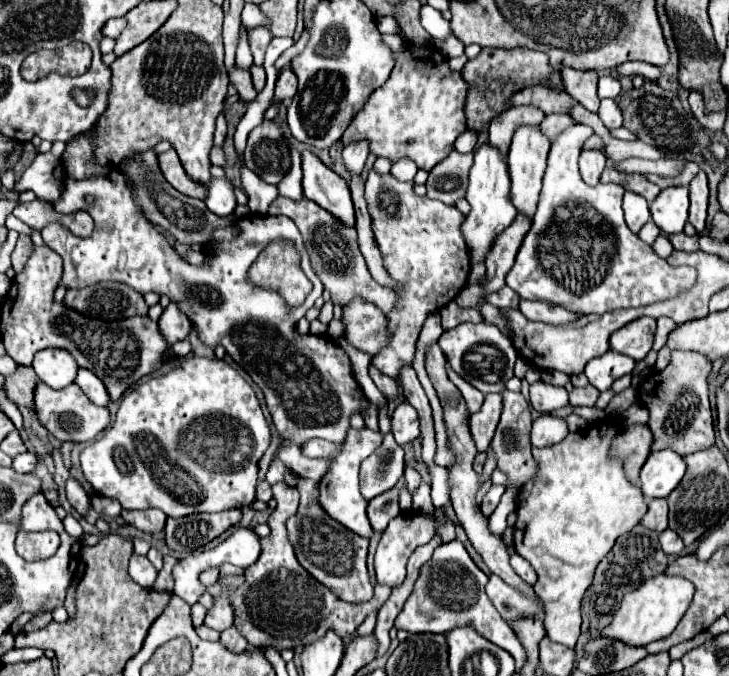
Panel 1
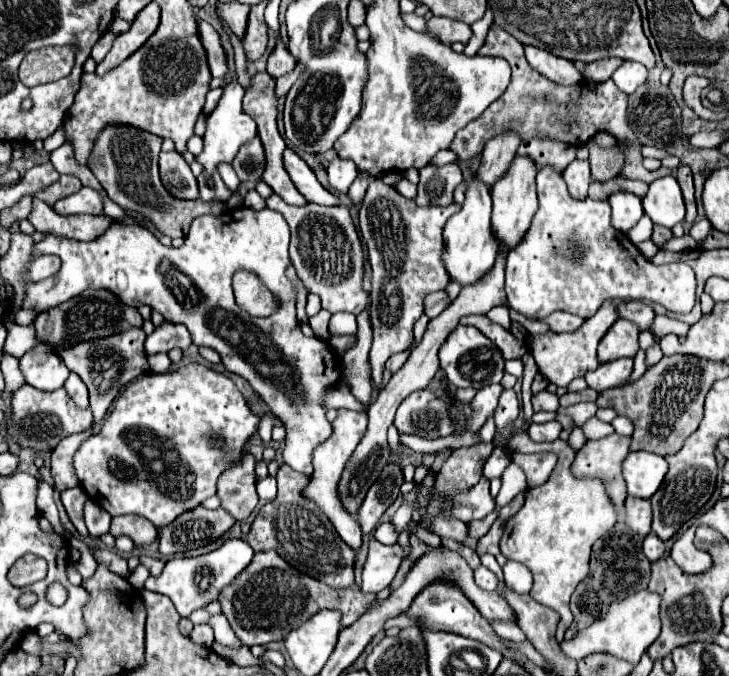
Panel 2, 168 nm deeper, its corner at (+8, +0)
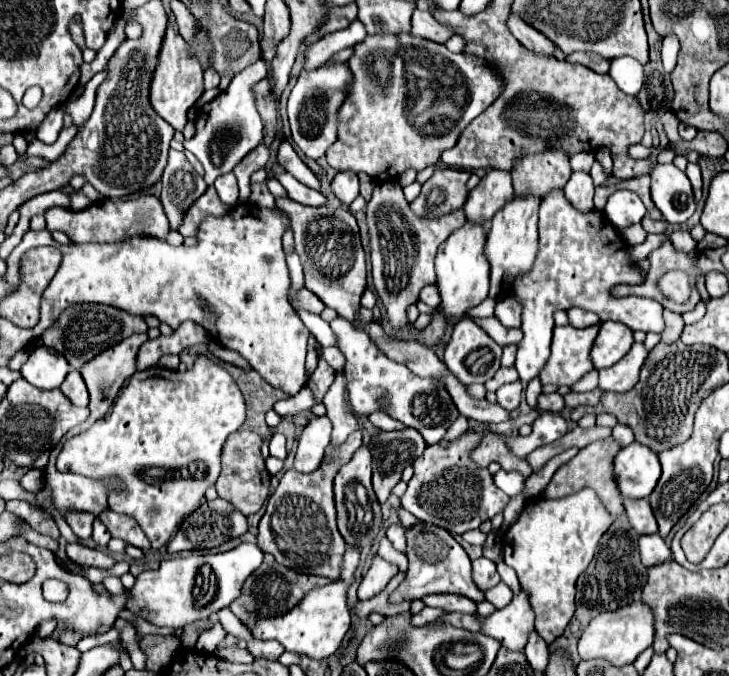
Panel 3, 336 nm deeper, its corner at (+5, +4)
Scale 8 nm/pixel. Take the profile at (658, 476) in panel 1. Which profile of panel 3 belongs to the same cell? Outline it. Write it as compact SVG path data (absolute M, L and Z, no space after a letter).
M637 442L617 452L613 468L617 488L625 498L647 498L661 476L657 454Z

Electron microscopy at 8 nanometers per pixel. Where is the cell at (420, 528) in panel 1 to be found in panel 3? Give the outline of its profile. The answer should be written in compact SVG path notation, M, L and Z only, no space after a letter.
M375 556L369 572L363 576L363 580L359 584L359 590L357 590L359 600L369 600L375 594L379 594L397 572L399 572L397 566L393 566L393 564L385 562L385 560L381 560L379 556Z

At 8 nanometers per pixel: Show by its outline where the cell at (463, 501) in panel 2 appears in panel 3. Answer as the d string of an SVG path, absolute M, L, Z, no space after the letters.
M469 428L457 440L441 440L439 444L427 446L423 456L413 462L415 474L409 480L405 494L401 496L401 506L417 520L441 526L453 536L465 534L467 530L475 530L483 522L491 520L495 514L503 512L509 504L509 496L495 486L493 476L487 468L477 468L477 464L469 460L469 452L477 448L481 438L481 432Z

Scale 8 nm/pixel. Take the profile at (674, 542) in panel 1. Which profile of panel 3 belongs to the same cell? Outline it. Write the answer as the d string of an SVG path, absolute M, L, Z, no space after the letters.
M659 534L641 536L639 538L639 552L641 552L641 564L645 564L645 568L663 564L665 560L671 558L671 550Z

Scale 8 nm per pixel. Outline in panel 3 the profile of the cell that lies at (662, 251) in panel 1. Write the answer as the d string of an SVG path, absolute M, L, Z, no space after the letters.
M631 224L631 228L617 228L617 232L621 232L621 238L623 238L625 244L629 244L629 246L641 244L641 242L645 242L645 238L647 238L647 232L643 230L641 224Z

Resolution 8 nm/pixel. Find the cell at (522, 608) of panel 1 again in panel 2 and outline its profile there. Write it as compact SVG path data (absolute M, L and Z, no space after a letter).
M478 566L478 568L474 570L474 580L476 580L476 584L478 584L482 590L486 590L486 592L494 592L494 590L498 588L496 574L490 572L490 570L484 568L484 566Z

